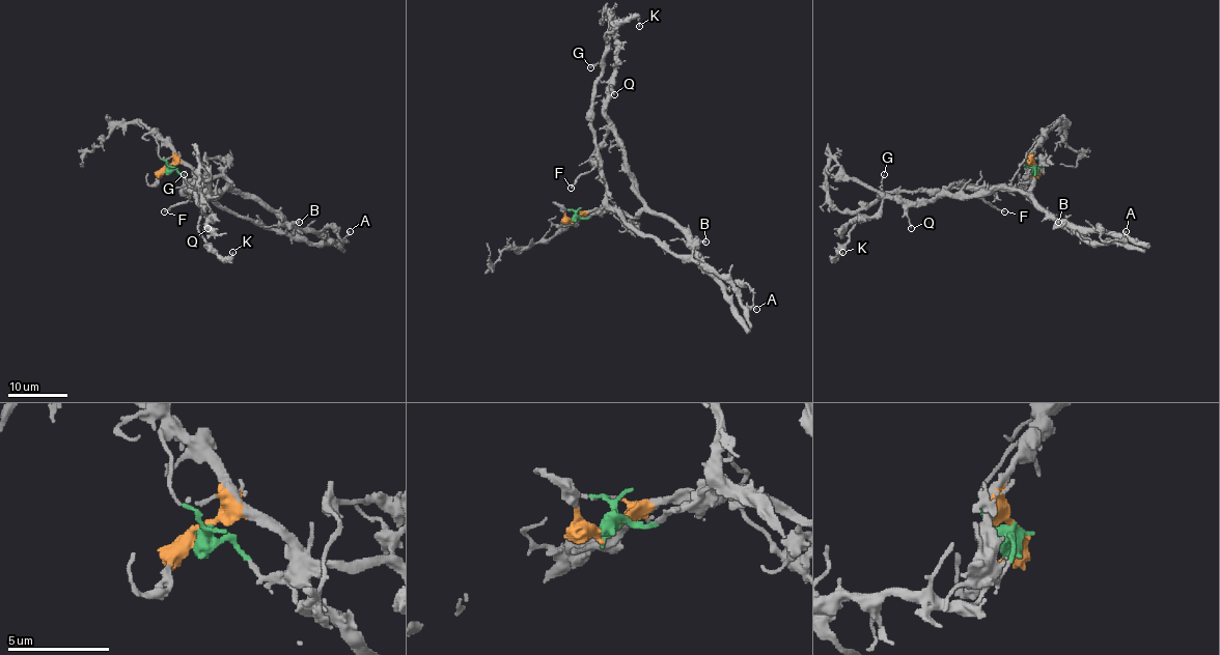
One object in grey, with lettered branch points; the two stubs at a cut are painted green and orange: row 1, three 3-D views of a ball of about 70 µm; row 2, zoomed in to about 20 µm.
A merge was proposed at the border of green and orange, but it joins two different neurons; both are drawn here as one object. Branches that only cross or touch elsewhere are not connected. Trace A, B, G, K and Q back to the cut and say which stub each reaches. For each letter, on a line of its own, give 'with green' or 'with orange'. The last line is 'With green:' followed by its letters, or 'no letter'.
A: with green
B: with green
G: with green
K: with green
Q: with orange
With green: A, B, G, K

